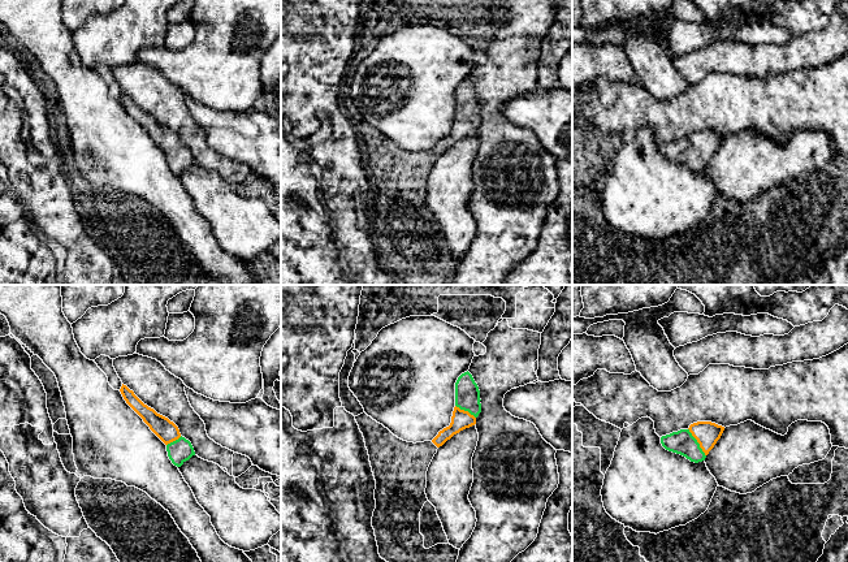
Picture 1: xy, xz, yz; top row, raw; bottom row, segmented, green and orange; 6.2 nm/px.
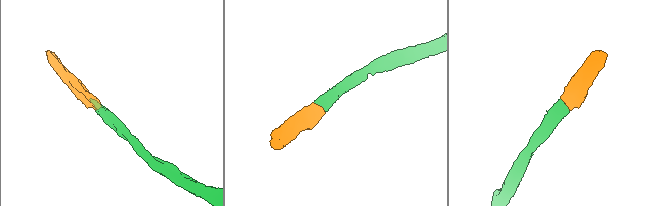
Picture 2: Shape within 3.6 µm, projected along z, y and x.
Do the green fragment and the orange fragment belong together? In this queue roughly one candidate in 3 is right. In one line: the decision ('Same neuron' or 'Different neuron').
Same neuron

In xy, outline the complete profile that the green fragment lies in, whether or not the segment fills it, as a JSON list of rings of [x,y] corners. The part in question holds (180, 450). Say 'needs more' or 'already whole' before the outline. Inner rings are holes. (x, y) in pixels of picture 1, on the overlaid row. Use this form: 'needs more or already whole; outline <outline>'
needs more; outline [[[122,384],[120,392],[126,403],[166,445],[168,457],[174,466],[181,467],[186,461],[195,455],[191,442],[181,436],[178,427],[173,422],[144,405],[126,385]]]

